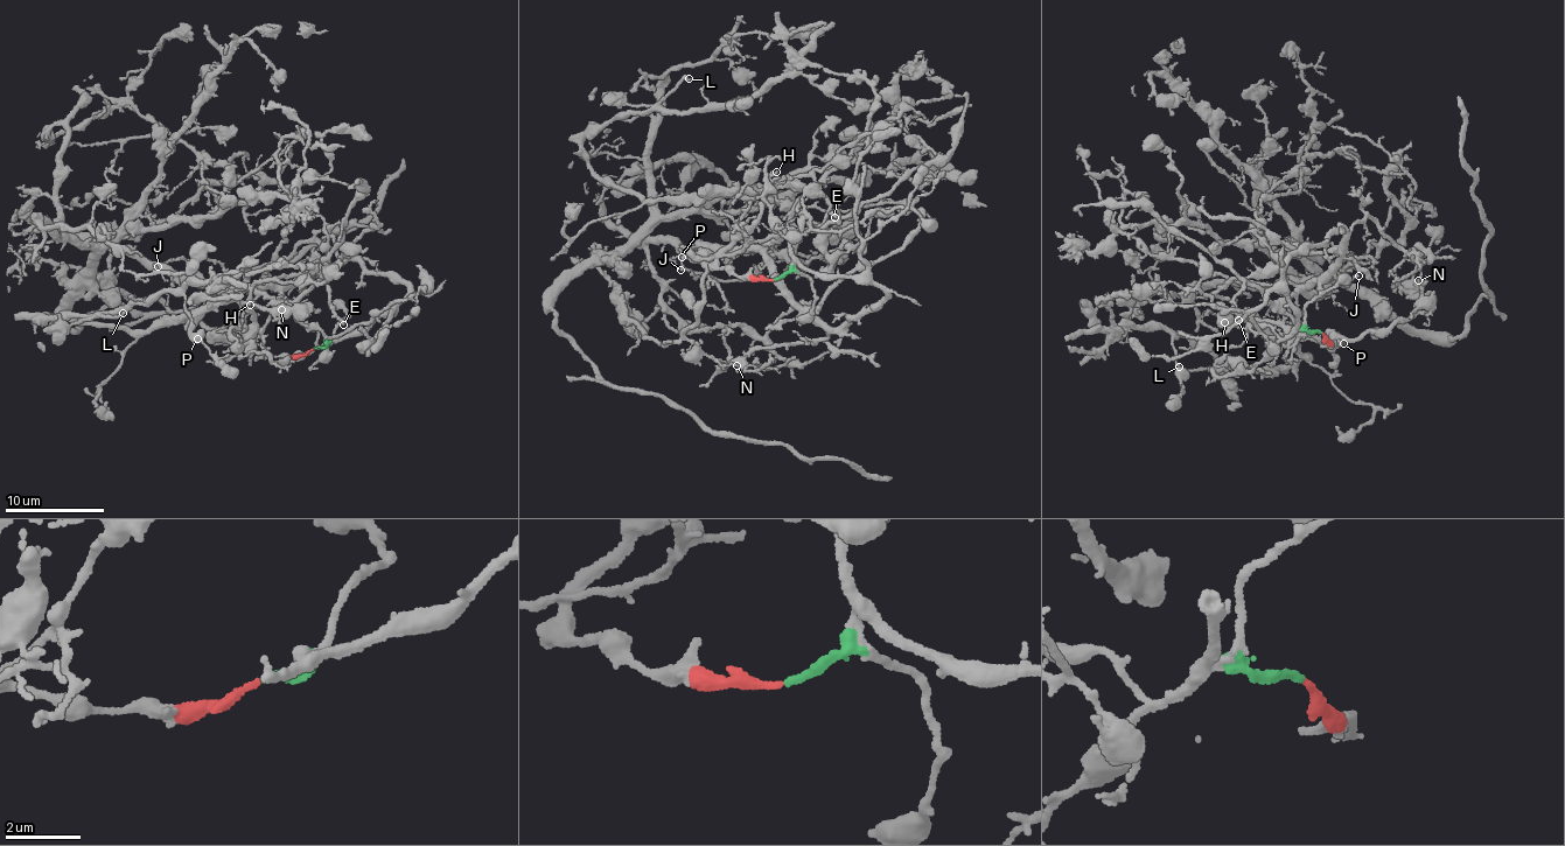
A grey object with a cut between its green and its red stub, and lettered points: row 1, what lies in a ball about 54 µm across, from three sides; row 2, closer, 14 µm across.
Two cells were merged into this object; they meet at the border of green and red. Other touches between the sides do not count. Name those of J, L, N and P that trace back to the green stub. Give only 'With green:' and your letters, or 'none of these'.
With green: J

